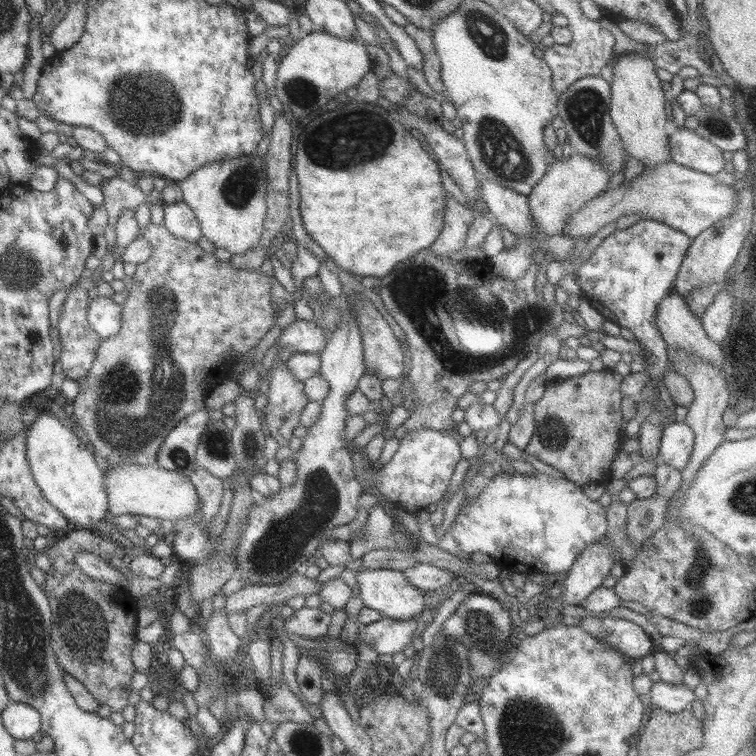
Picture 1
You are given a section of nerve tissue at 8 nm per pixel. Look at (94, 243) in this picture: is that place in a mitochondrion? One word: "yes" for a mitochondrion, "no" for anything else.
no

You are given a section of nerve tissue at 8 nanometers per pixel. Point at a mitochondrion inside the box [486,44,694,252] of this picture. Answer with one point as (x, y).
(586, 107)

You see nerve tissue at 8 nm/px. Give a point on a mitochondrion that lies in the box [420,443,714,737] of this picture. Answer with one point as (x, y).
(489, 646)

